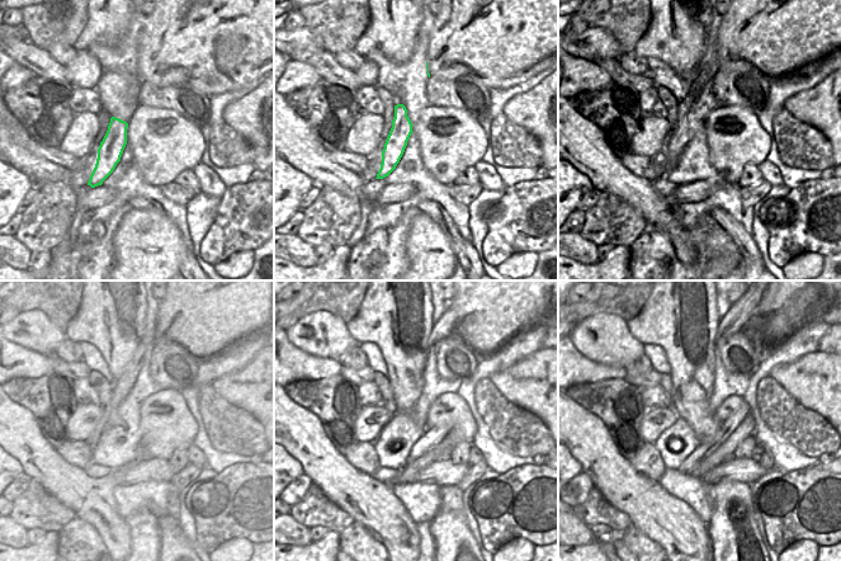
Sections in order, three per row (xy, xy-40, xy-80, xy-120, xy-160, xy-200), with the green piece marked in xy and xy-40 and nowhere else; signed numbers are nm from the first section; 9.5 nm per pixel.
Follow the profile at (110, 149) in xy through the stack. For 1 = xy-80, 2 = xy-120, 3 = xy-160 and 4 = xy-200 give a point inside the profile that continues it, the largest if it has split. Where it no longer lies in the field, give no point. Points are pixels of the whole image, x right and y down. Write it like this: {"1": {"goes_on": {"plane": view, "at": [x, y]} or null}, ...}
{"1": {"goes_on": {"plane": "xy-80", "at": [681, 136]}}, "2": {"goes_on": {"plane": "xy-120", "at": [119, 390]}}, "3": {"goes_on": {"plane": "xy-160", "at": [444, 326]}}, "4": {"goes_on": {"plane": "xy-200", "at": [736, 317]}}}

